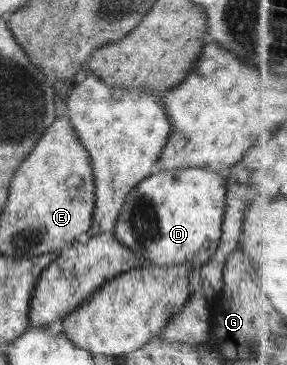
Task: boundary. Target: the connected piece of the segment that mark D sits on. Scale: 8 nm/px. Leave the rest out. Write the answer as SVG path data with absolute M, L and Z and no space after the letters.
M186 168L160 170L150 175L127 194L113 235L139 257L140 266L184 264L192 269L205 267L220 245L229 195L226 174Z

